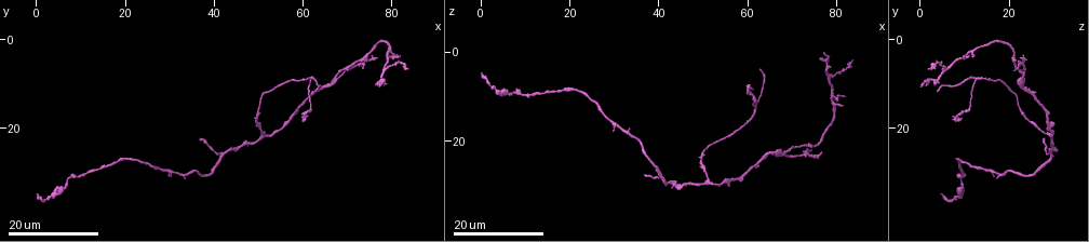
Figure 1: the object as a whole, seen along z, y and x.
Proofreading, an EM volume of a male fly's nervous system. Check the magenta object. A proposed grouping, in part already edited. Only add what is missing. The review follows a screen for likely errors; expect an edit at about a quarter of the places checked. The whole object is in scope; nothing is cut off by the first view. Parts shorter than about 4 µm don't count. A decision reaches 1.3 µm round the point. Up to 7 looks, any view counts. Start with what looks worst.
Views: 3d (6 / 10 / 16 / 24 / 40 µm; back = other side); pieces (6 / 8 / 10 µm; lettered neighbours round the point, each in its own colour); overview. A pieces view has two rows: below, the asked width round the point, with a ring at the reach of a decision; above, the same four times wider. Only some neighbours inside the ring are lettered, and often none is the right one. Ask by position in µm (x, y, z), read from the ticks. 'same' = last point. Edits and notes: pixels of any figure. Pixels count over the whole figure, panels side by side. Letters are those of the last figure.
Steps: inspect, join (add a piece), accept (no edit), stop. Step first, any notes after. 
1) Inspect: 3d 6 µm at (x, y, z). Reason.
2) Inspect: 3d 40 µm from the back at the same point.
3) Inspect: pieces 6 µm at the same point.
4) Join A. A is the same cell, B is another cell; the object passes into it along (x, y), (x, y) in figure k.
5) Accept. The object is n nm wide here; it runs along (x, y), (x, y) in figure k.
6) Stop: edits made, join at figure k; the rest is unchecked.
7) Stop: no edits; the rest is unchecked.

Inspect: 3d 16 µm at (63.0, 11.0, 3.5). Tapers out.

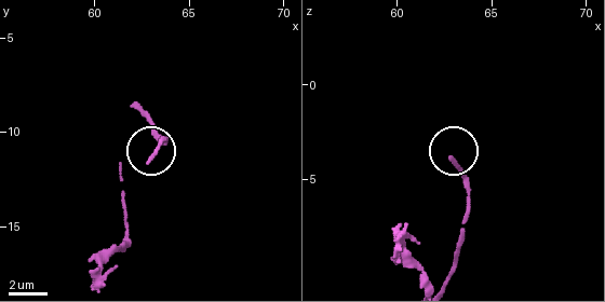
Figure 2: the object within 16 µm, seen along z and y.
Inspect: pieces 8 µm at (62.8, 11.4, 3.9).

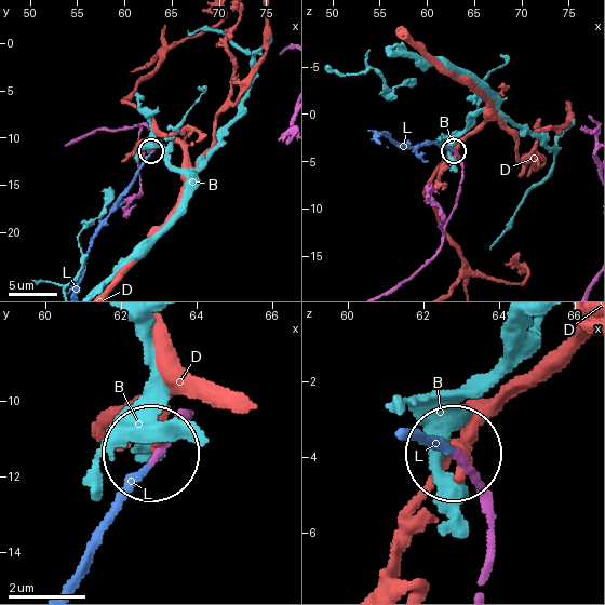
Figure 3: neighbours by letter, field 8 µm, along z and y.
Join L. L is the same cell, B and D are other cells; the object passes into it along (489, 549), (483, 485), (451, 446), (415, 437) in figure 3; it goes on there.

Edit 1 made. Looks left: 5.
Inspect: overview. Redraw.

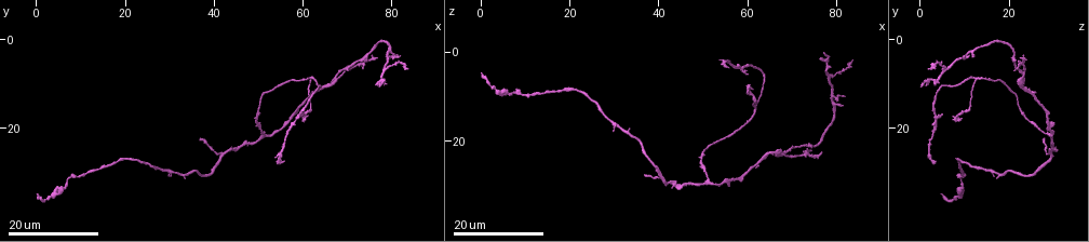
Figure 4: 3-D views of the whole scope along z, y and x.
Inspect: 3d 16 µm at (76.5, 4.5, 22.5).

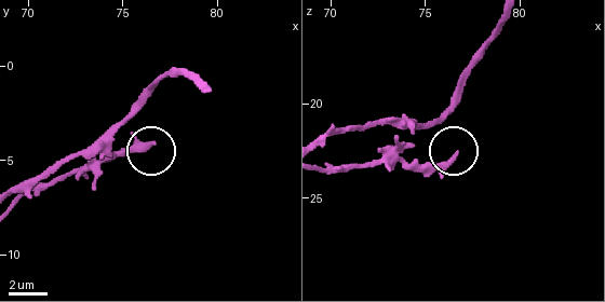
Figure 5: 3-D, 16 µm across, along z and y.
Inspect: pieces 8 µm at (76.6, 4.1, 22.6).

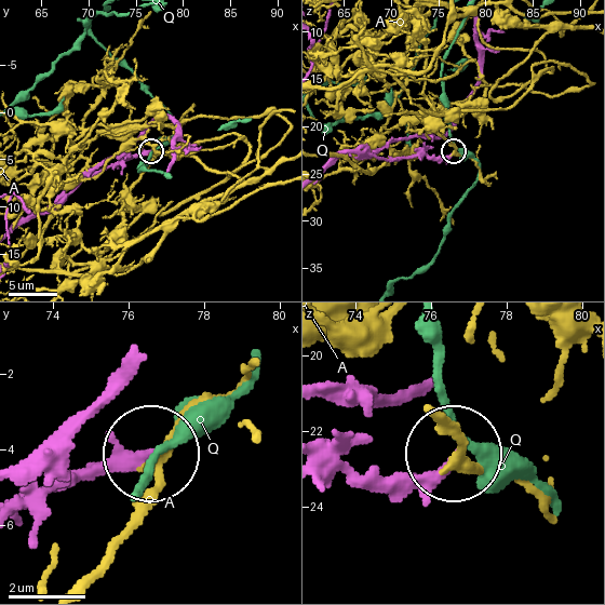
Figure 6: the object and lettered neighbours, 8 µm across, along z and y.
Accept. A and Q are other cells; it runs along (325, 474), (422, 474), (448, 458) in figure 6; none of them fits.

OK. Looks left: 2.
Inspect: 3d 24 µm at (77.0, 11.0, 0.5). Branch stops here.

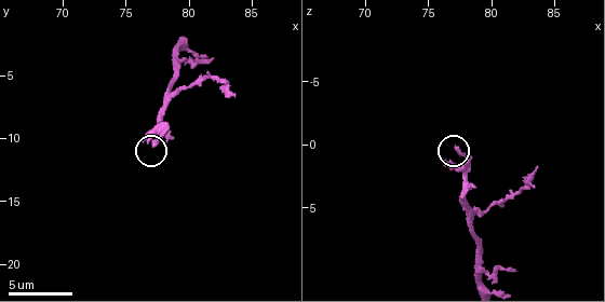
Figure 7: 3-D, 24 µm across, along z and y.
Inspect: pieces 6 µm at (77.4, 10.4, 0.2).

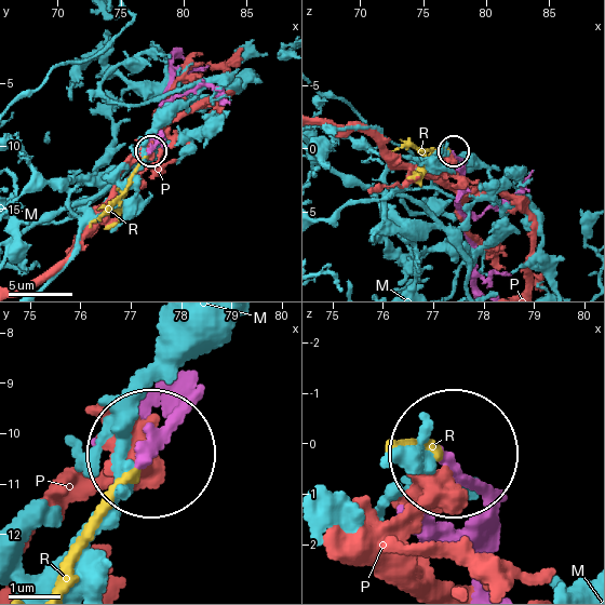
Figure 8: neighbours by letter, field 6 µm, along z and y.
Join R. R is the same cell, M and P are other cells; the object passes into it along (176, 400), (172, 426), (65, 580) in figure 8; the neuron continues.

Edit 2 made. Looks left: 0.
Stop: edits made, join at figure 3, join at figure 8; the rest is unchecked.

